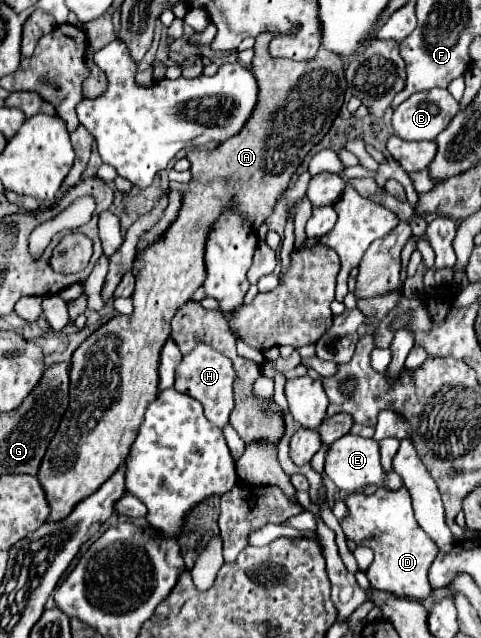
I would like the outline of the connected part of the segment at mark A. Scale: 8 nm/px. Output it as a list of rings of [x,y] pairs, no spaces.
[[[262,33],[256,37],[254,45],[254,61],[252,71],[260,85],[258,109],[254,109],[254,117],[246,123],[242,133],[234,135],[232,139],[224,141],[216,149],[192,149],[188,151],[186,159],[190,161],[192,179],[186,185],[170,185],[184,195],[182,209],[174,225],[166,231],[166,235],[146,247],[142,255],[134,261],[132,273],[136,277],[136,289],[132,295],[134,313],[118,315],[96,329],[72,355],[70,361],[70,403],[60,421],[58,433],[48,445],[48,453],[42,461],[42,469],[38,479],[46,489],[46,497],[50,501],[50,521],[60,521],[70,515],[70,511],[98,491],[98,487],[112,477],[114,471],[126,461],[126,453],[130,453],[130,443],[134,443],[138,425],[142,423],[146,405],[154,401],[158,395],[158,363],[160,363],[160,349],[170,339],[170,321],[176,315],[178,307],[182,307],[194,291],[204,283],[206,267],[204,267],[204,245],[206,233],[210,231],[212,223],[218,219],[224,207],[230,205],[232,197],[238,197],[238,211],[252,221],[254,227],[264,223],[272,213],[282,189],[290,183],[292,173],[300,167],[302,159],[308,151],[320,143],[320,139],[328,133],[332,121],[336,119],[346,93],[346,79],[344,79],[344,59],[328,49],[320,47],[316,57],[310,61],[290,61],[290,59],[276,59],[268,53],[268,43],[272,33]]]

